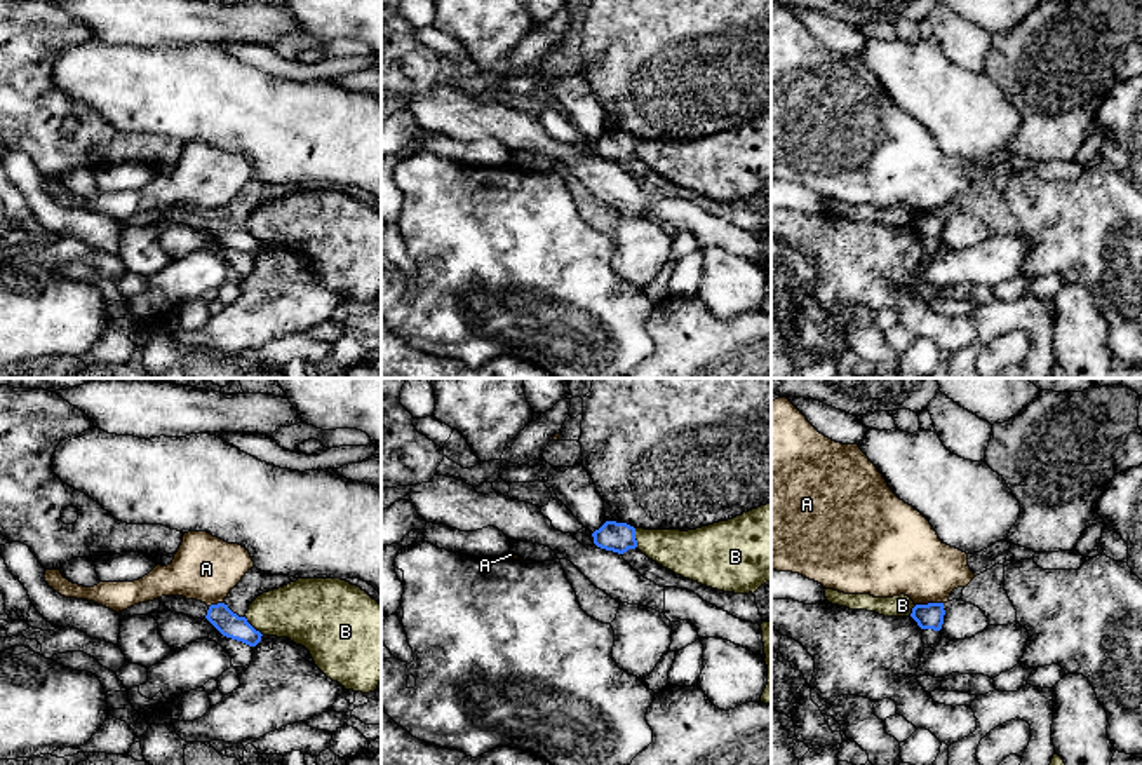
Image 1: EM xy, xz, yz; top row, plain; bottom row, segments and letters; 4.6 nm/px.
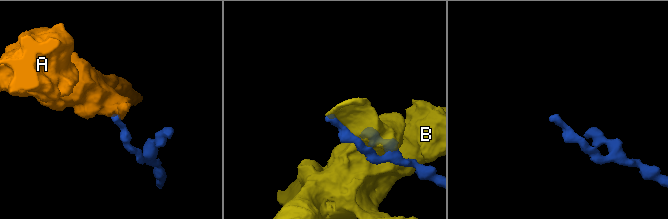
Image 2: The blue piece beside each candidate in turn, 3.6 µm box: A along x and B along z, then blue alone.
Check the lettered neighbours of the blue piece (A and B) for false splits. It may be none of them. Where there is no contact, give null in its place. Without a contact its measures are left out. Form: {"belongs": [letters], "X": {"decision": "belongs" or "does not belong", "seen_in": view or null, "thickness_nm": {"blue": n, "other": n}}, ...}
{"belongs": [], "A": {"decision": "does not belong", "seen_in": "yz", "thickness_nm": {"blue": 120, "other": 360}}, "B": {"decision": "does not belong", "seen_in": "xy", "thickness_nm": {"blue": 110, "other": 280}}}

